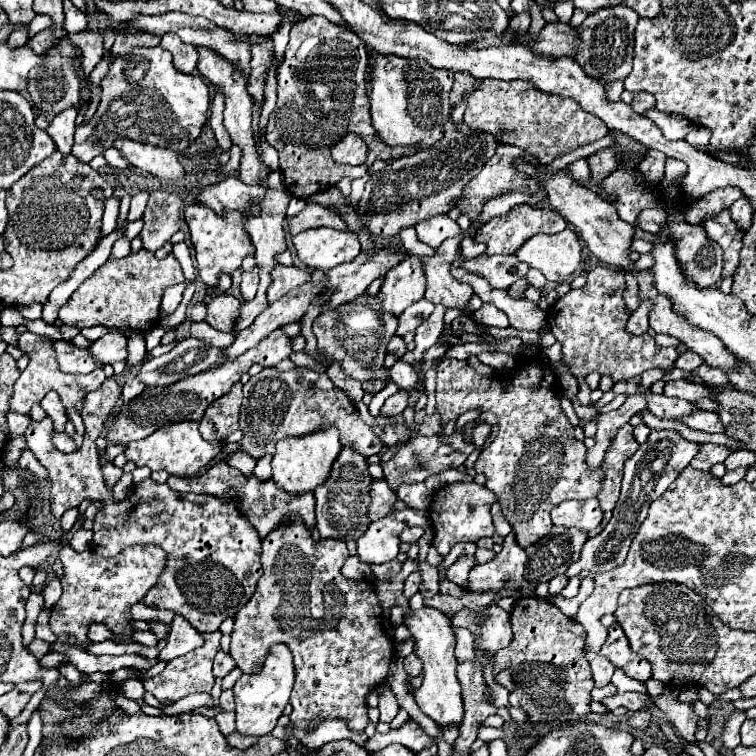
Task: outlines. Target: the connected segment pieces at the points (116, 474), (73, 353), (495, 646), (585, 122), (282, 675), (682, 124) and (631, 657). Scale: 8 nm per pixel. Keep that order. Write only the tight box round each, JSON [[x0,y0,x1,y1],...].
[[100,449,122,489],[52,341,102,373],[452,603,514,651],[450,71,608,163],[232,645,294,737],[644,109,692,141],[602,625,652,683]]

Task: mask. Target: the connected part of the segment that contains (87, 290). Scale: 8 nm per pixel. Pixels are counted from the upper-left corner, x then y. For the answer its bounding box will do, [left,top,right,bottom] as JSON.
[60,249,184,333]

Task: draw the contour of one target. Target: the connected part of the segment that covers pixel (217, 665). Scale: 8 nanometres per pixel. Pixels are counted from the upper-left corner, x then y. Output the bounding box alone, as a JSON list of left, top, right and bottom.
[214,651,236,677]

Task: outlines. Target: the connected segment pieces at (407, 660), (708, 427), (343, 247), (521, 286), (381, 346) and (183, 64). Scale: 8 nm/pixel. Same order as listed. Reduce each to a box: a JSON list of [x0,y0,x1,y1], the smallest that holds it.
[[404,653,422,677],[684,411,726,433],[292,227,360,271],[506,277,530,299],[312,295,398,383],[160,35,198,73]]

